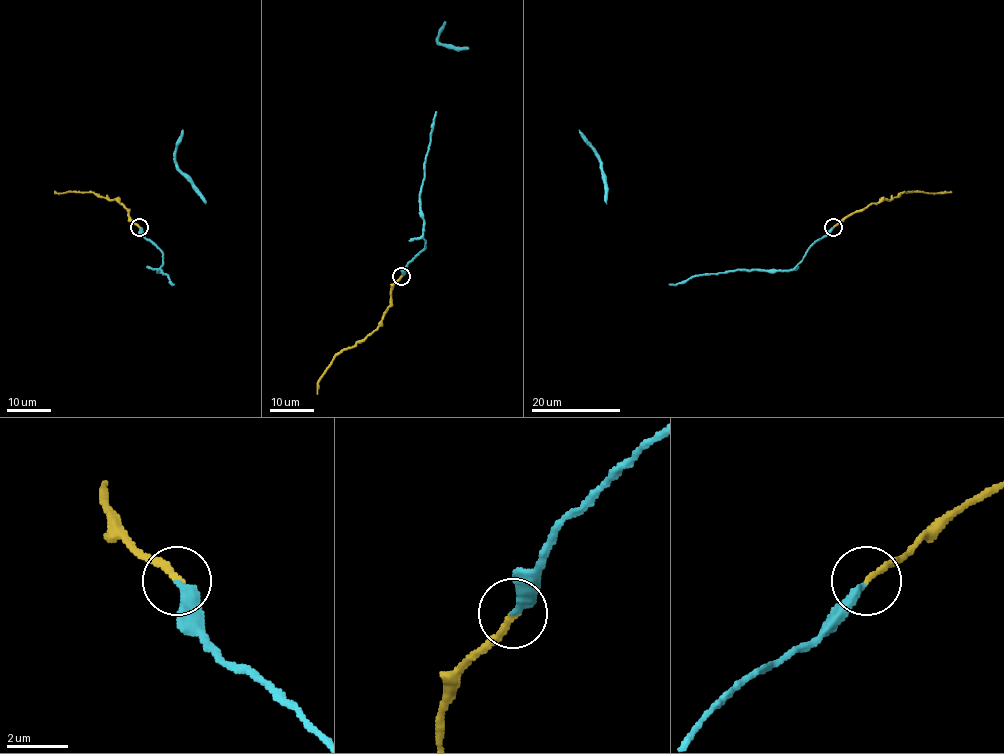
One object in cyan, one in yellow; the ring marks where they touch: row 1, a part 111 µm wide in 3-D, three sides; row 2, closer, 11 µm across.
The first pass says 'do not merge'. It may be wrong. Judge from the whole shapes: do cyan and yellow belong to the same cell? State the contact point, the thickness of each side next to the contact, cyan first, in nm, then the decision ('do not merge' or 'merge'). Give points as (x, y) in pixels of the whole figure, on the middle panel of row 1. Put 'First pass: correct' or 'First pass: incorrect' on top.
First pass: incorrect
(401, 276) | 340/190 nm | merge

